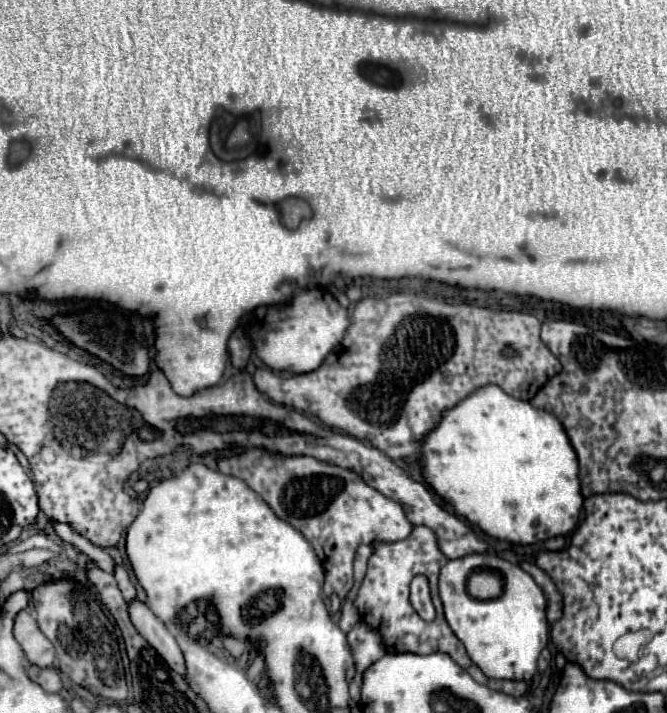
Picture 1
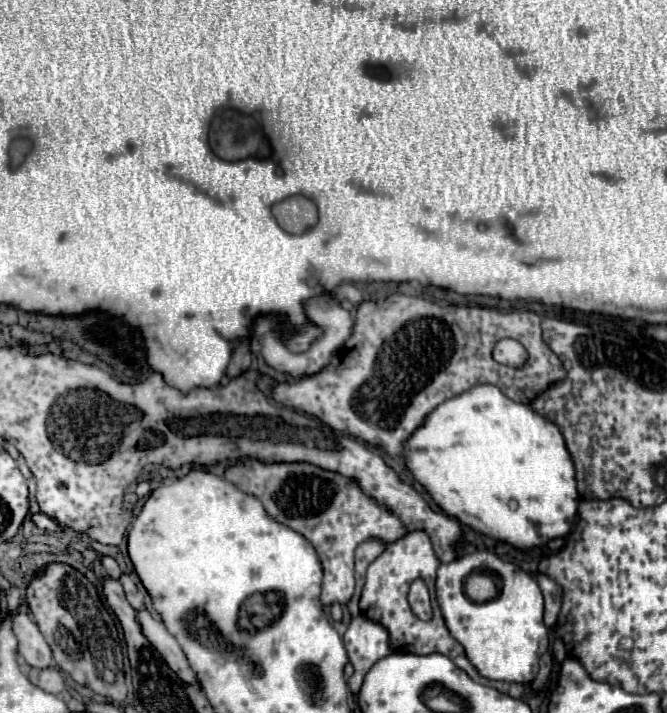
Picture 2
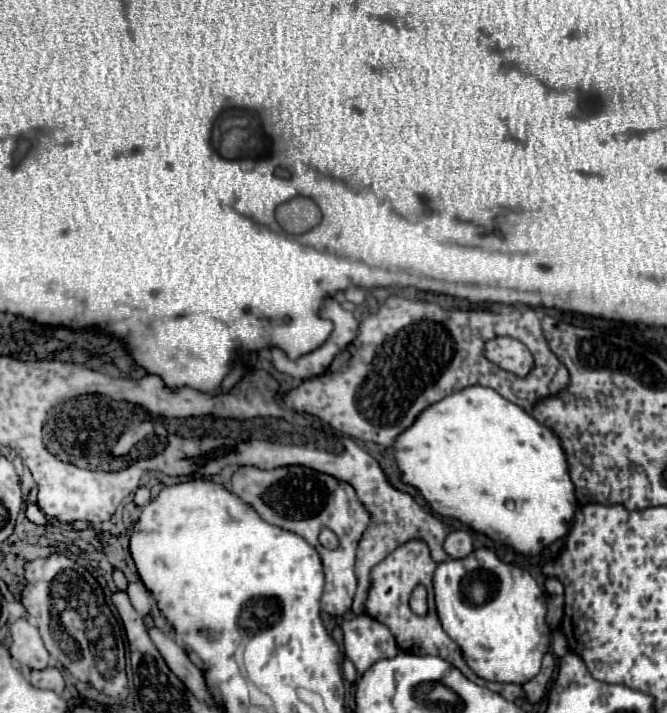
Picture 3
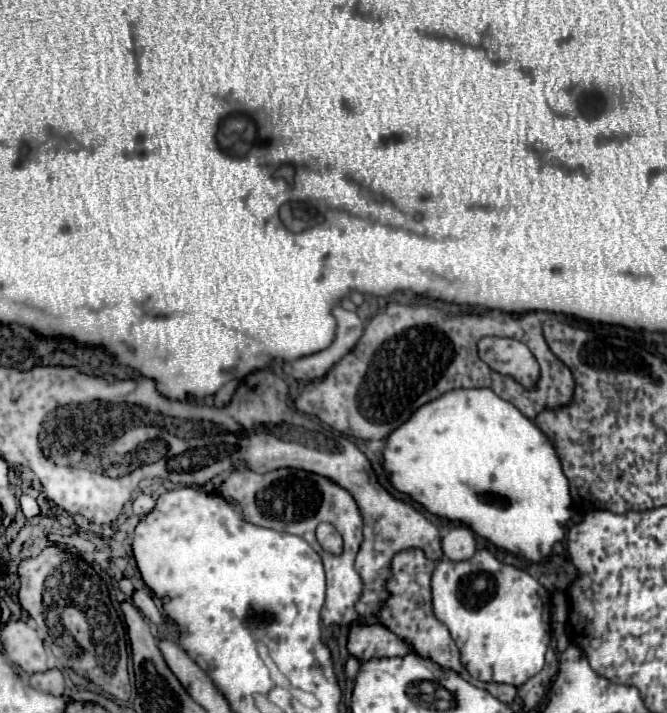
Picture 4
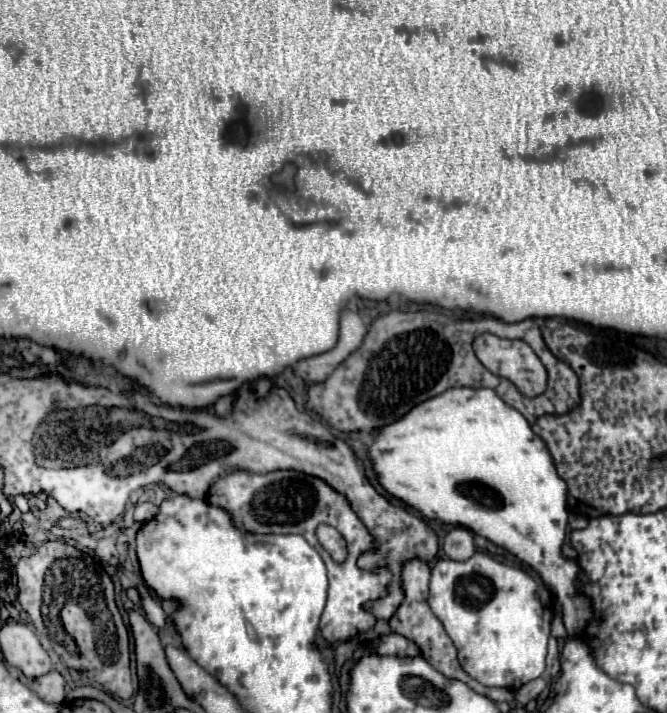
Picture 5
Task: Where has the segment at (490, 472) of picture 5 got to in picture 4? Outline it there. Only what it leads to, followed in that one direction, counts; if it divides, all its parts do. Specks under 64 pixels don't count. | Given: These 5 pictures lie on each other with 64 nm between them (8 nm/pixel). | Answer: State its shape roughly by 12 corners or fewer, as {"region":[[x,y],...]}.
{"region":[[490,388],[418,408],[396,490],[540,562],[572,516],[554,444]]}

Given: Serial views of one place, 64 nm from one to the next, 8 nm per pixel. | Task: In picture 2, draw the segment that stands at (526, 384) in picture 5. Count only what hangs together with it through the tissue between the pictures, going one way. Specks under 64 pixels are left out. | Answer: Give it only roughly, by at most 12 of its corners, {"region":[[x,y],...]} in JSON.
{"region":[[504,338],[494,348],[500,364],[522,366],[528,358],[524,346]]}

